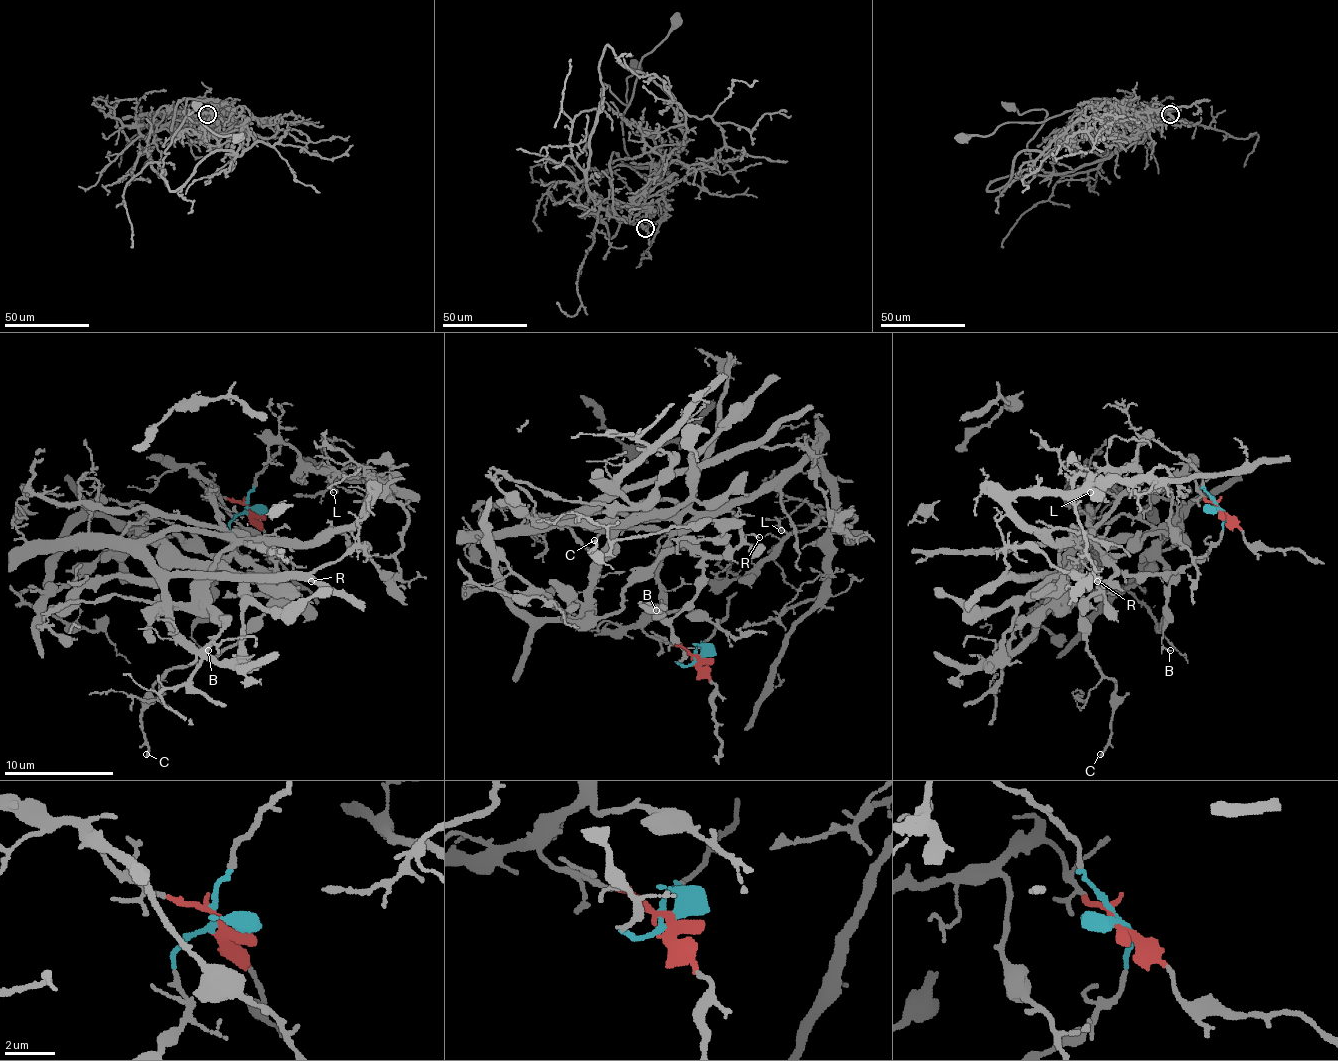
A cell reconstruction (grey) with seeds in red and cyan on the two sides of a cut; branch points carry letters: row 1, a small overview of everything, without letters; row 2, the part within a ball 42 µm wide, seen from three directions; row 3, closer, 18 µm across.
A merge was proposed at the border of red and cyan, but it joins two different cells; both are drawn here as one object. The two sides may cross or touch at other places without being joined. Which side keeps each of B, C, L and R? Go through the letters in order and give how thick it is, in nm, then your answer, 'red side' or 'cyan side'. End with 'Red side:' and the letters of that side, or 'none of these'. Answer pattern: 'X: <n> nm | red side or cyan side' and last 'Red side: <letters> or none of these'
B: 70 nm | cyan side
C: 180 nm | cyan side
L: 70 nm | red side
R: 120 nm | red side
Red side: L, R

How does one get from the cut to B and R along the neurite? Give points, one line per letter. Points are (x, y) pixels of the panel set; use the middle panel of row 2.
B: (697, 659), (681, 665), (678, 662), (684, 648), (664, 616), (656, 607), (640, 602), (648, 602), (656, 610)
R: (697, 659), (643, 629), (659, 605), (662, 547), (705, 517), (735, 520), (744, 534), (760, 537)

